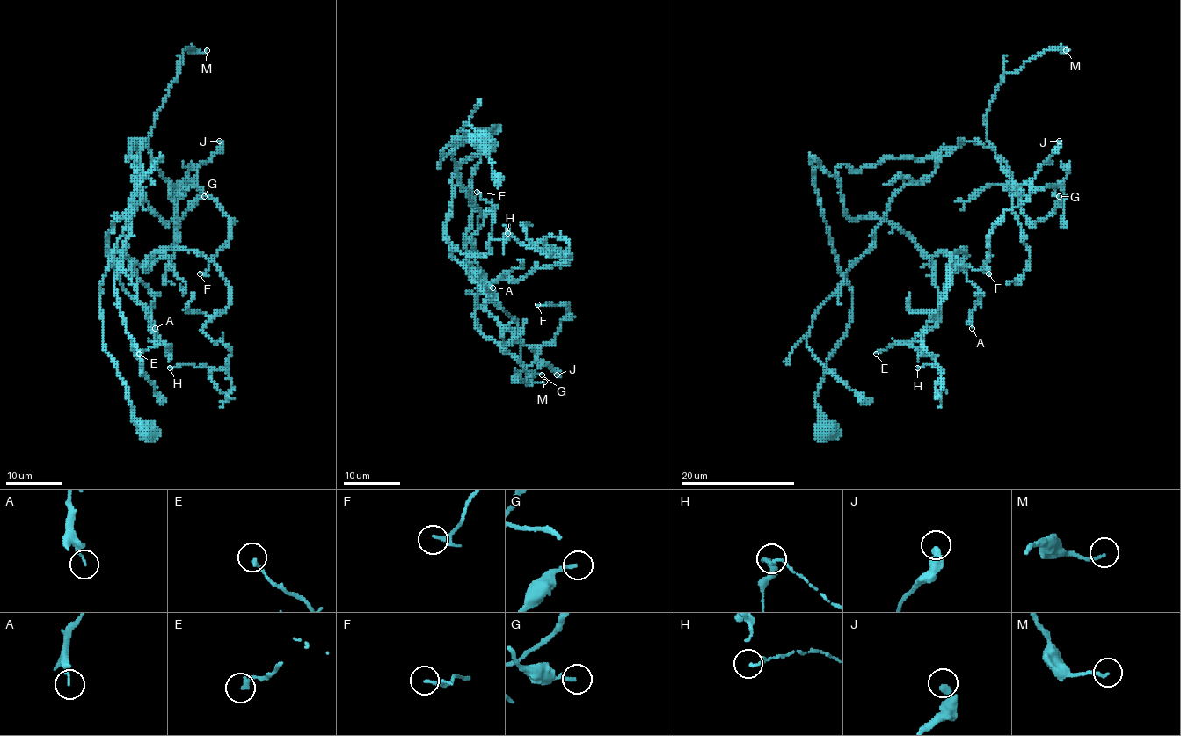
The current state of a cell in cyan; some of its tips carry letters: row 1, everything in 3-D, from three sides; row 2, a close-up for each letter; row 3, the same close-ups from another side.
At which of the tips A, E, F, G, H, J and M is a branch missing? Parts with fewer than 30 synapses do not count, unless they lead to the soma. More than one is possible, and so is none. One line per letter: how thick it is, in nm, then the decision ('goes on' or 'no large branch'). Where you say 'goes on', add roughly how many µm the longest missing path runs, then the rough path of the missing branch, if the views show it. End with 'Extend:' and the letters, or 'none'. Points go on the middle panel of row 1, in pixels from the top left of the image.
A: 140 nm thick; no large branch
E: 200 nm thick; no large branch
F: 130 nm thick; no large branch
G: 180 nm thick; no large branch
H: 120 nm thick; no large branch
J: 360 nm thick; no large branch
M: 150 nm thick; no large branch
Extend: none

